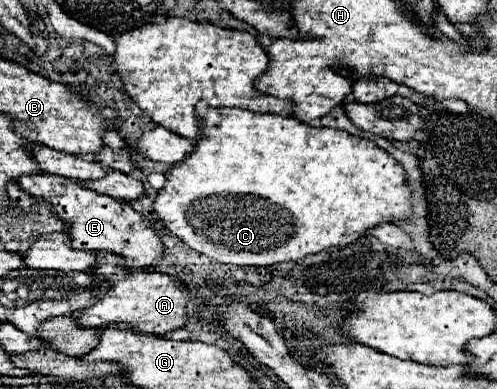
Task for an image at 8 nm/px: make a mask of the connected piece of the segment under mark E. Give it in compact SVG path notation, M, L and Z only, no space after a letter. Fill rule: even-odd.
M32 175L20 177L18 185L34 197L42 197L46 203L52 205L52 213L58 215L62 221L70 223L70 237L74 249L86 251L114 251L128 259L128 265L136 271L148 271L152 263L164 257L164 243L156 235L150 221L132 209L128 201L100 195L94 189L86 189L82 183L74 179L60 179L60 175Z

